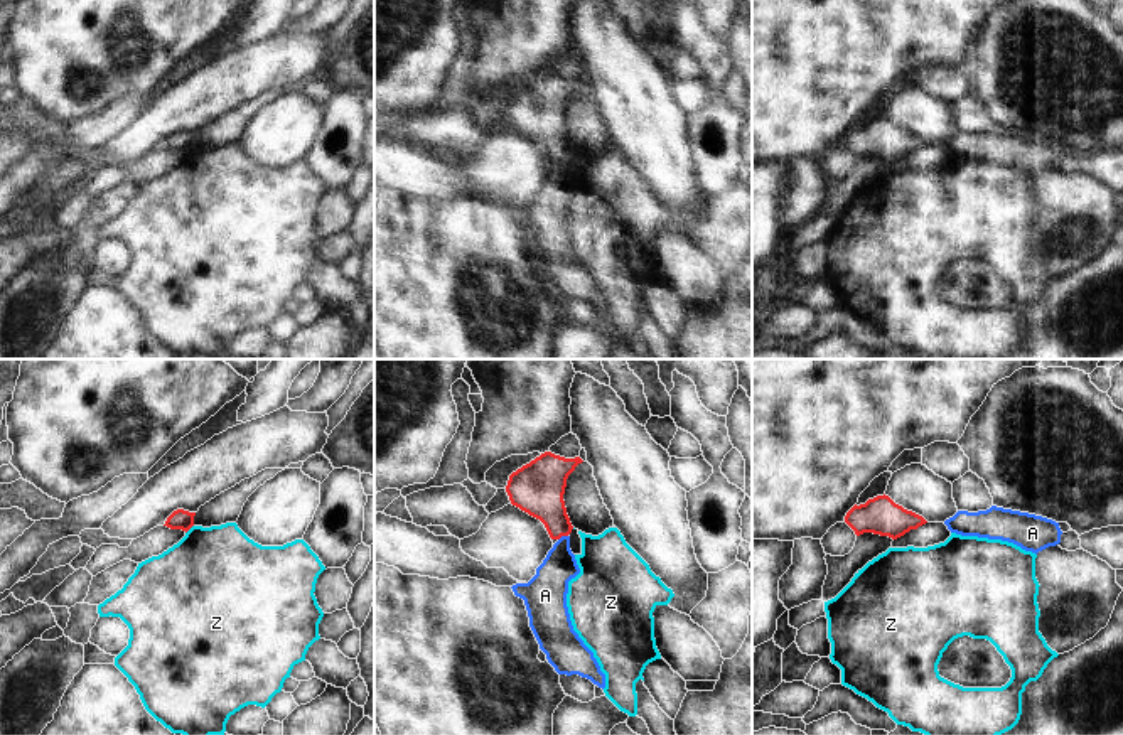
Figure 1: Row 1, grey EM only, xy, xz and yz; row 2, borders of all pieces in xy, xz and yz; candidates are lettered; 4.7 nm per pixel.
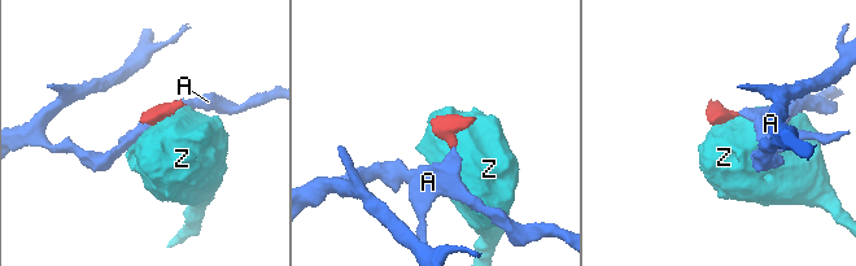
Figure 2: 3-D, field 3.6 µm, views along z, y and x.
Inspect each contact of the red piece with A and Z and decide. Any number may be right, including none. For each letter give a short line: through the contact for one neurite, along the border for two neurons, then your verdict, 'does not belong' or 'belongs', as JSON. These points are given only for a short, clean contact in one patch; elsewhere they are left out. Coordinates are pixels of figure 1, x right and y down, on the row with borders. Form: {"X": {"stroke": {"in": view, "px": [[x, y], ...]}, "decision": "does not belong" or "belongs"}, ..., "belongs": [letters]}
{"A": {"stroke": {"in": "xz", "px": [[538, 489], [562, 535], [560, 565], [550, 585]]}, "decision": "belongs"}, "Z": {"stroke": {"in": "xy", "px": [[193, 525], [186, 533]]}, "decision": "does not belong"}, "belongs": ["A"]}

